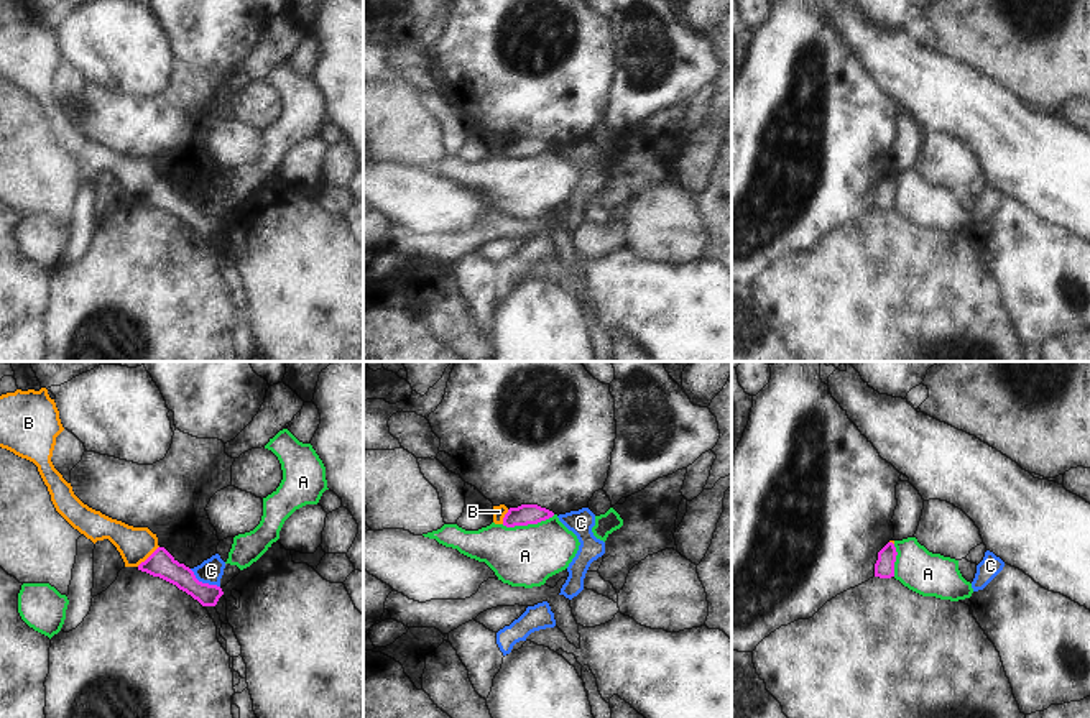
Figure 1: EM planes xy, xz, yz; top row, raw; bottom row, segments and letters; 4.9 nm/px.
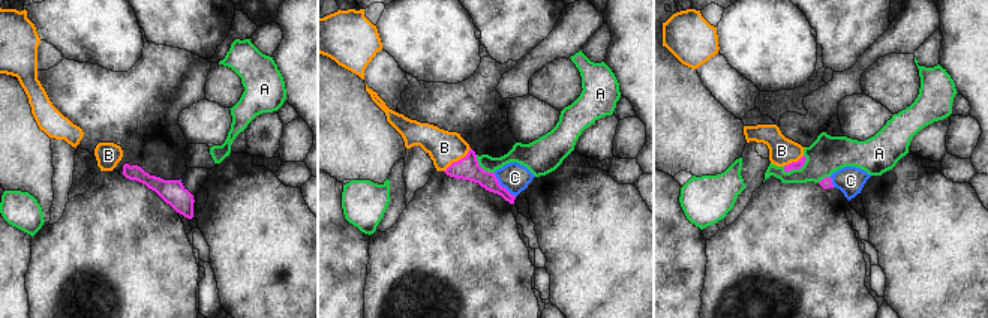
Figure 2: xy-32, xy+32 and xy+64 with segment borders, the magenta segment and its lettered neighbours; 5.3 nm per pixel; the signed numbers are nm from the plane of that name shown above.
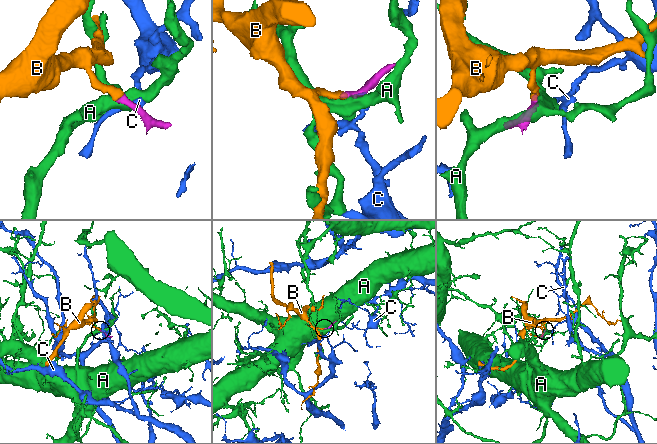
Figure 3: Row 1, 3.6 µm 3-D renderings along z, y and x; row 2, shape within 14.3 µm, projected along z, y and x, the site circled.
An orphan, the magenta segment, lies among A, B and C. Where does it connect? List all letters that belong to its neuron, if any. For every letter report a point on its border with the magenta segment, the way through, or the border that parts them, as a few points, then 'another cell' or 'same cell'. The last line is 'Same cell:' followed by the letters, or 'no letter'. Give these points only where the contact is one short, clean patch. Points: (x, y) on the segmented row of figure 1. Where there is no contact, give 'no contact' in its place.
A: xz (528, 523) | along xz (554, 515), (536, 523), (502, 524) | another cell
B: xy (148, 557) | across xy (161, 564), (148, 557), (135, 544) | same cell
C: xy (204, 584) | along xy (189, 569), (199, 580), (219, 587) | another cell
Same cell: B

